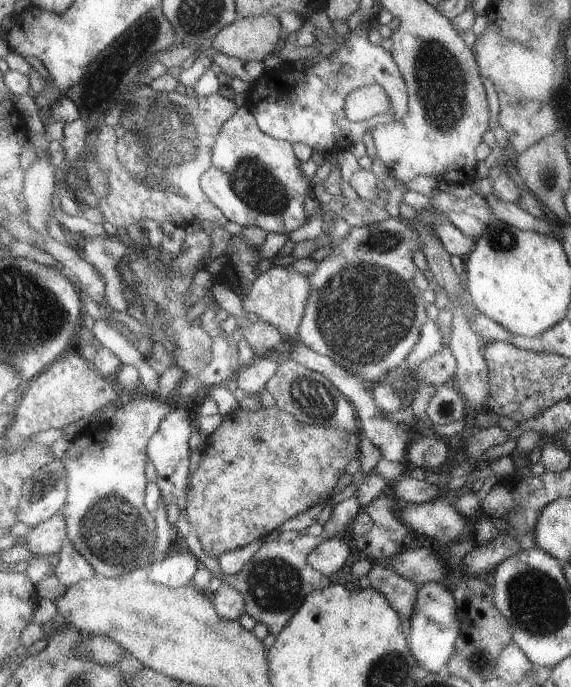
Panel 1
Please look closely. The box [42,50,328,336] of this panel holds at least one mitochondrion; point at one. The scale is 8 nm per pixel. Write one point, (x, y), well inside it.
(159, 144)

